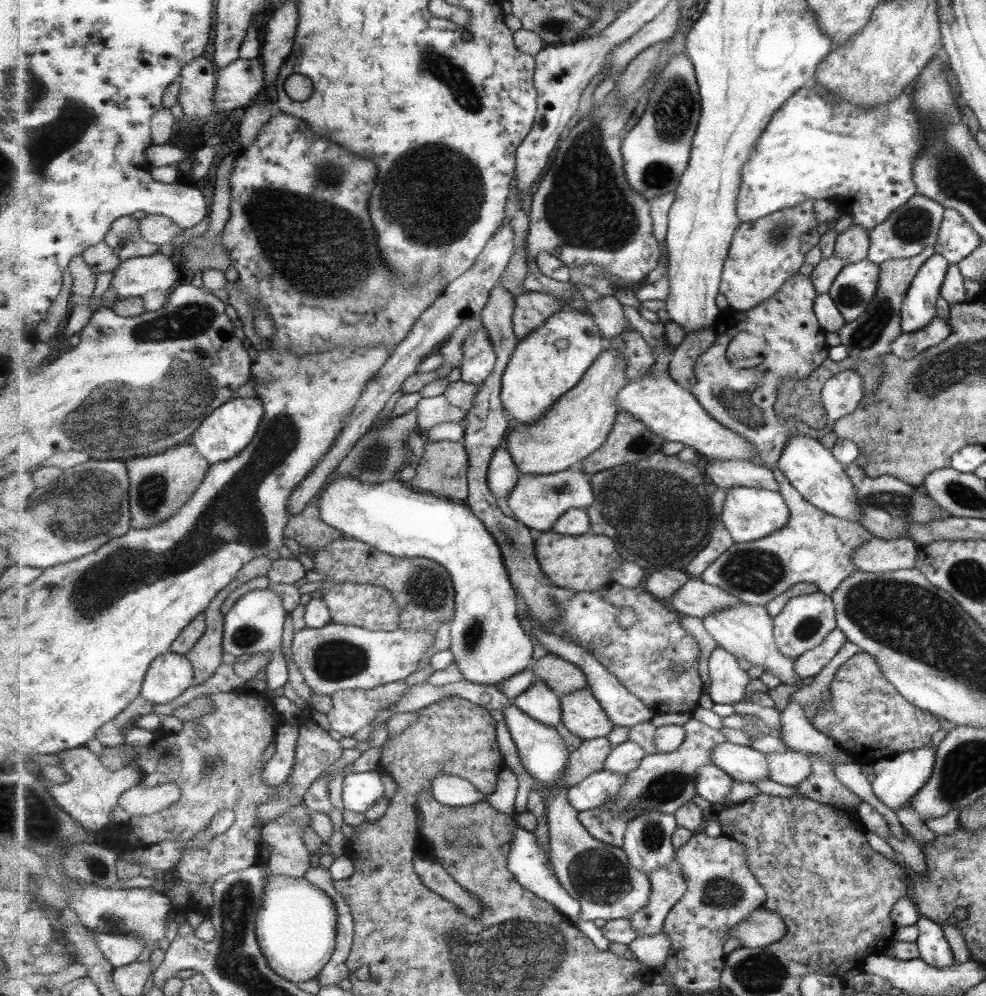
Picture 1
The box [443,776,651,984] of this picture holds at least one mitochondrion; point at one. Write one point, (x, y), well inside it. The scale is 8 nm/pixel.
(598, 875)

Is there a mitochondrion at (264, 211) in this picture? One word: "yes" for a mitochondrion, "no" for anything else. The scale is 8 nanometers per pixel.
yes

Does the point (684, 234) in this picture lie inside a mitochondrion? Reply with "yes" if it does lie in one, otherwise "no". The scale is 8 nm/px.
no

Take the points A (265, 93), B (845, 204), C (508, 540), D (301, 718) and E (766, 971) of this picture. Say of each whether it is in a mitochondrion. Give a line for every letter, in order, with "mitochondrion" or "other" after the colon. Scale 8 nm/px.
A: other
B: other
C: mitochondrion
D: other
E: mitochondrion

